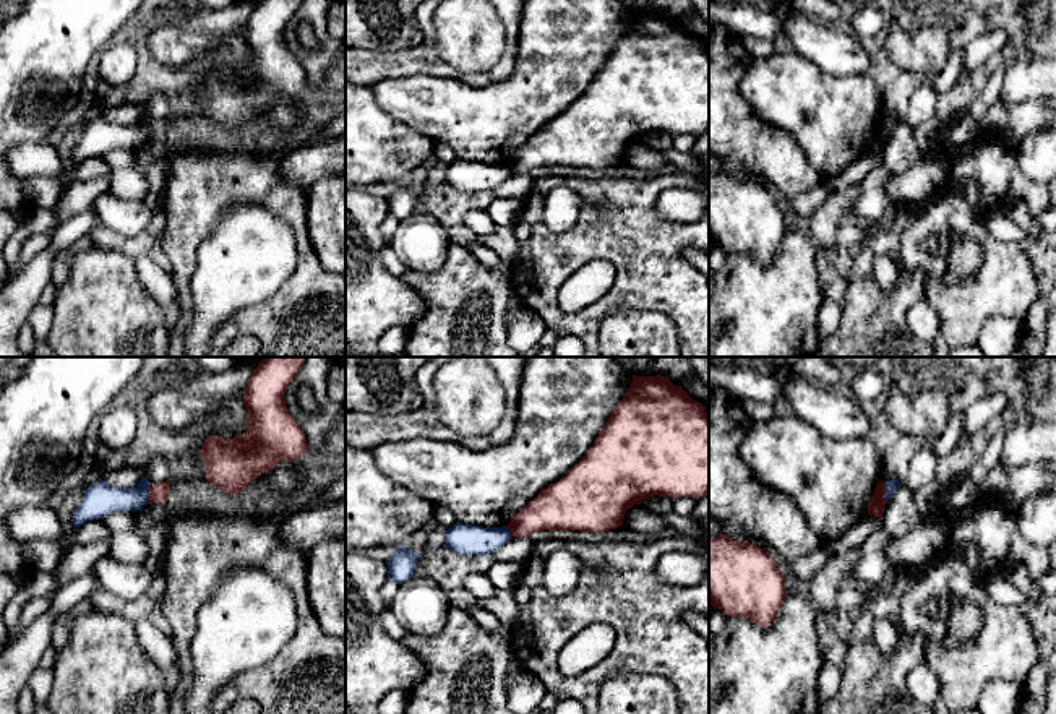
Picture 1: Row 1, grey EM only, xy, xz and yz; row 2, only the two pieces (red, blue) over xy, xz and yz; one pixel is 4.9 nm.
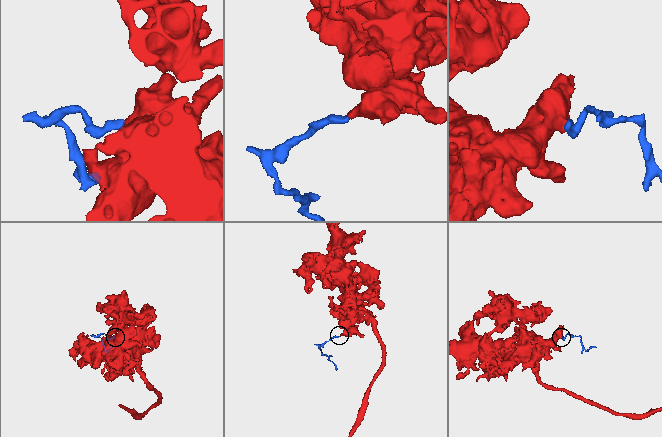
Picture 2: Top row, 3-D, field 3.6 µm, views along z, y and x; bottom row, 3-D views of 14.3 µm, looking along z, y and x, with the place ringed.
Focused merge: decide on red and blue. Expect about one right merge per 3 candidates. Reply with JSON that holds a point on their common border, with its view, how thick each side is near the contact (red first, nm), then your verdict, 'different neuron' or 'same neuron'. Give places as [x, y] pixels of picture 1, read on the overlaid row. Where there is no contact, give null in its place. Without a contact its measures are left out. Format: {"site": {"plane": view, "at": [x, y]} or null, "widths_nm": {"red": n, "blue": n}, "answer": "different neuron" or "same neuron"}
{"site": {"plane": "xy", "at": [150, 494]}, "widths_nm": {"red": 100, "blue": 160}, "answer": "different neuron"}

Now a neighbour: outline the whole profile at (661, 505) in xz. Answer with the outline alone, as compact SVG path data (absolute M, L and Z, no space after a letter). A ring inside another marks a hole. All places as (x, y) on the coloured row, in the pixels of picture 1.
M654 495L654 497L642 500L641 505L646 510L649 510L649 511L659 514L659 516L668 514L668 513L673 511L673 498L670 498L670 497Z

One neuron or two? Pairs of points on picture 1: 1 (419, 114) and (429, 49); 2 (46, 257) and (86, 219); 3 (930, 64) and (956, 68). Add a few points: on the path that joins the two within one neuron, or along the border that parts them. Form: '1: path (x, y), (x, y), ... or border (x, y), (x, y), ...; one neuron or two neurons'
1: border (398, 77), (440, 75), (455, 77), (463, 81); two neurons
2: path (55, 247), (77, 227); one neuron
3: border (949, 54), (944, 65), (927, 80); two neurons

